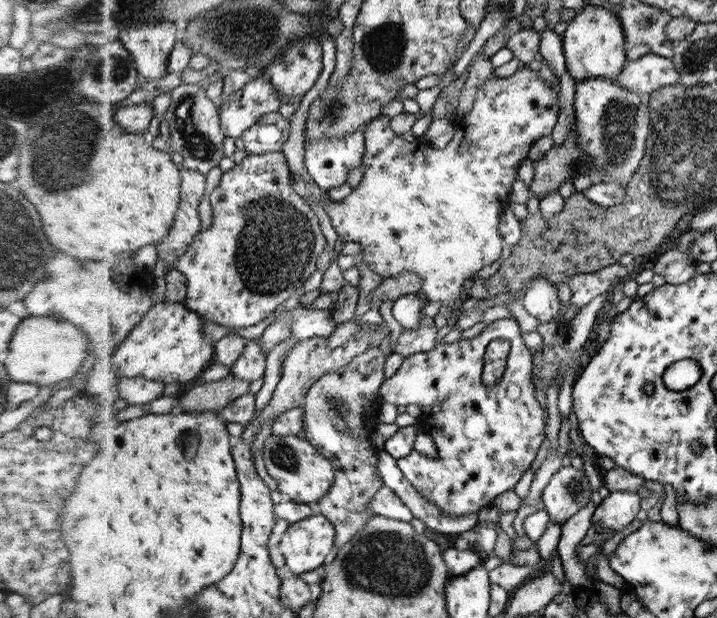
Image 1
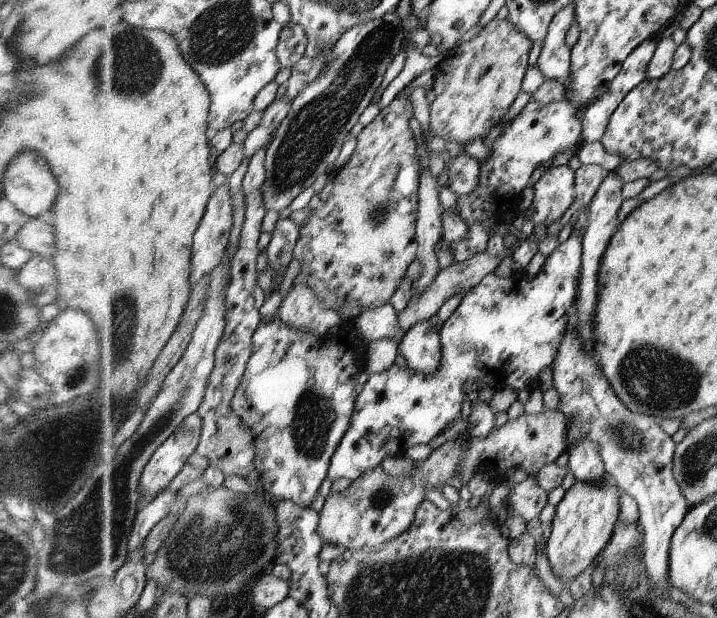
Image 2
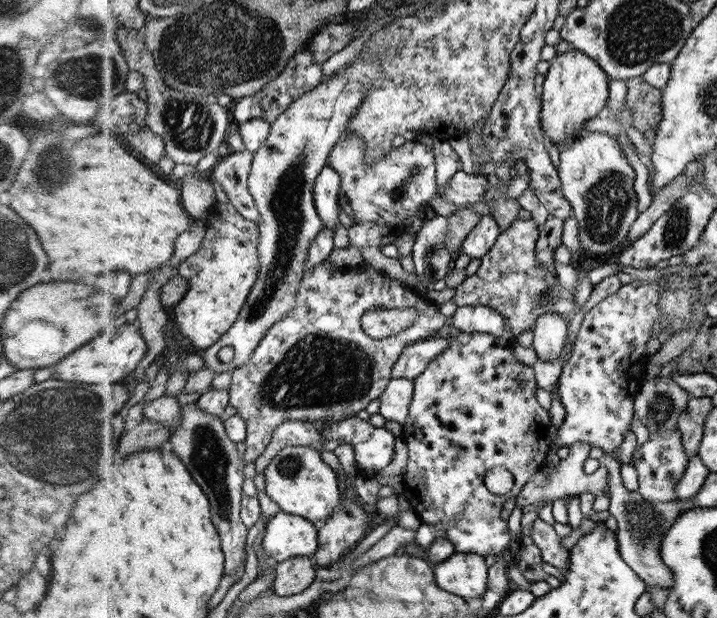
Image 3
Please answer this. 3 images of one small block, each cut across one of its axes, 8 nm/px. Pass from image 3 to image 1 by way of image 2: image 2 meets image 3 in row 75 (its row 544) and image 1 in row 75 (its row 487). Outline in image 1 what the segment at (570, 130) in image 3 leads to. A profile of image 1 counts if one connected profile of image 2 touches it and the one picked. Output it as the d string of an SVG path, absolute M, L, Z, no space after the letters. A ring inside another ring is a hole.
M586 3L568 23L561 42L566 69L575 83L593 78L605 78L614 82L628 63L625 30L617 13L610 8Z

